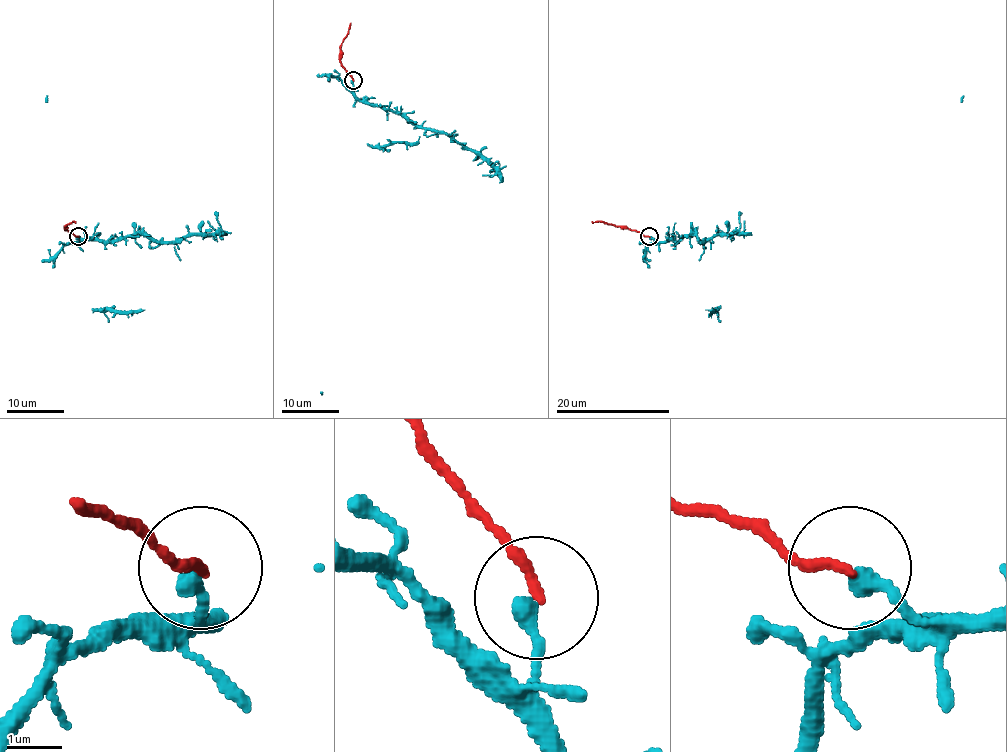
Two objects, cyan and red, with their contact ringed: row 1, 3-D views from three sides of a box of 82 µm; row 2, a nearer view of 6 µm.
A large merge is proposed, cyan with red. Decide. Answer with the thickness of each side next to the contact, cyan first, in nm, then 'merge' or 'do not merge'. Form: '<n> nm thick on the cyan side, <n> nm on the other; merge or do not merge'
320 nm thick on the cyan side, 190 nm on the other; do not merge

